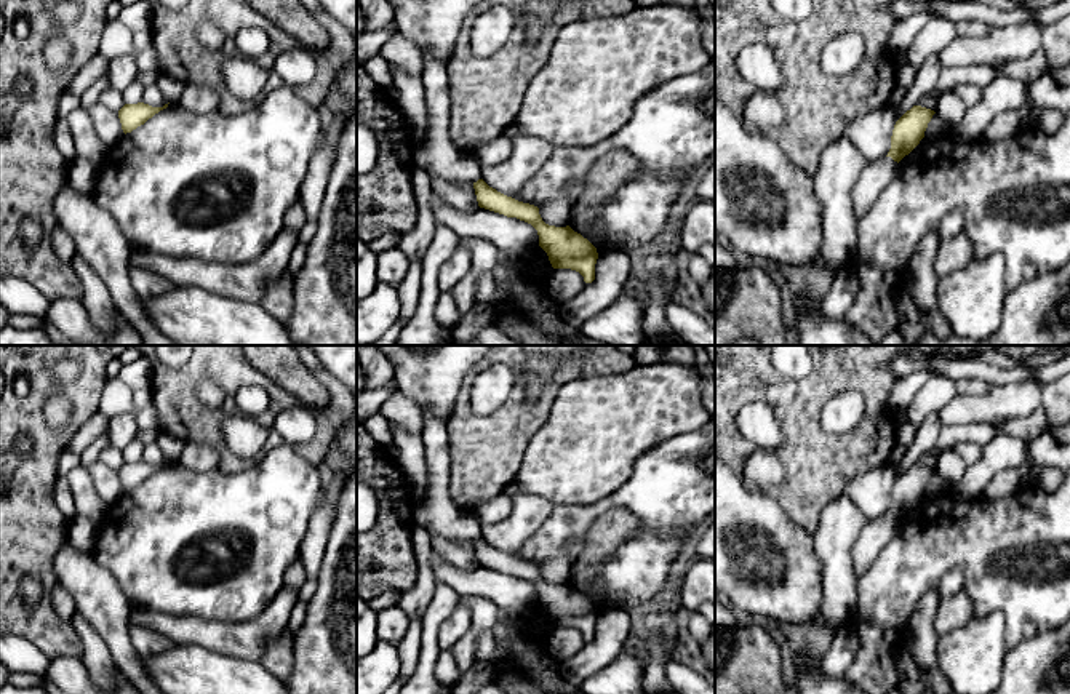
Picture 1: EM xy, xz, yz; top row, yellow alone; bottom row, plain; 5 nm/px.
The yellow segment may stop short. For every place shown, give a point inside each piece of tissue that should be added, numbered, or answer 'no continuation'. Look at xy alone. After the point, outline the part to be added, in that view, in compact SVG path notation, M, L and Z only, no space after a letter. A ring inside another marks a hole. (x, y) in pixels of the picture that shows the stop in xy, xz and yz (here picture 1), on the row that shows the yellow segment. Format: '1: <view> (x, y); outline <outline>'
no continuation

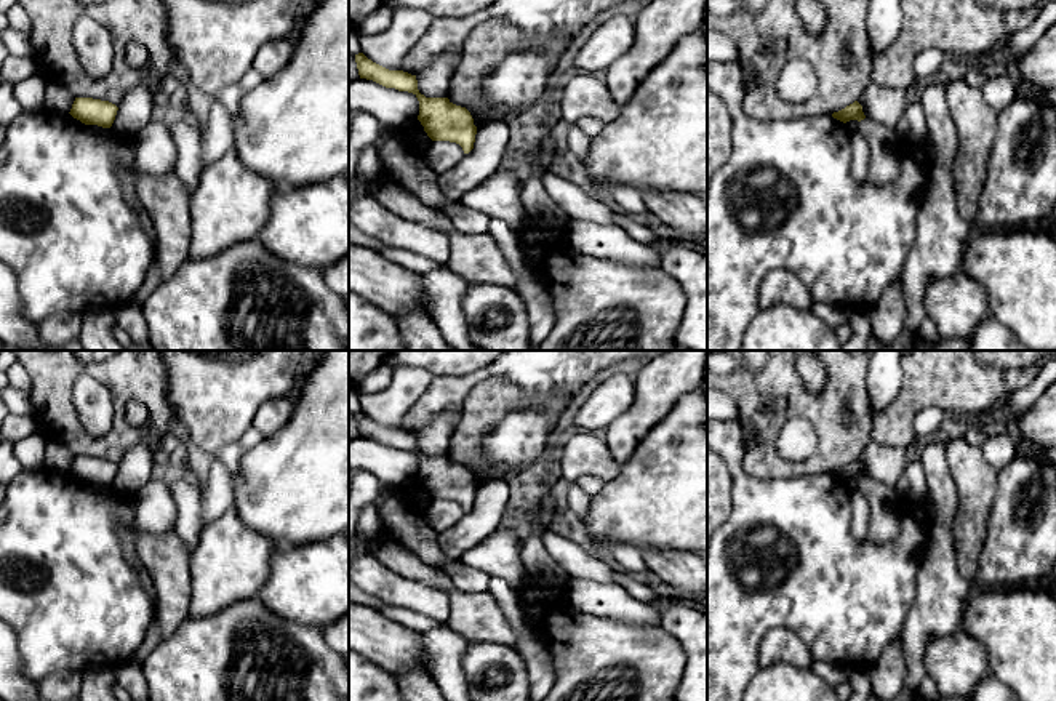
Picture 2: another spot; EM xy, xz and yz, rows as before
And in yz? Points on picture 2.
1: yz (884, 146); outline M870 118L861 120L858 130L869 146L869 179L877 186L894 181L901 170L901 142L894 130Z

